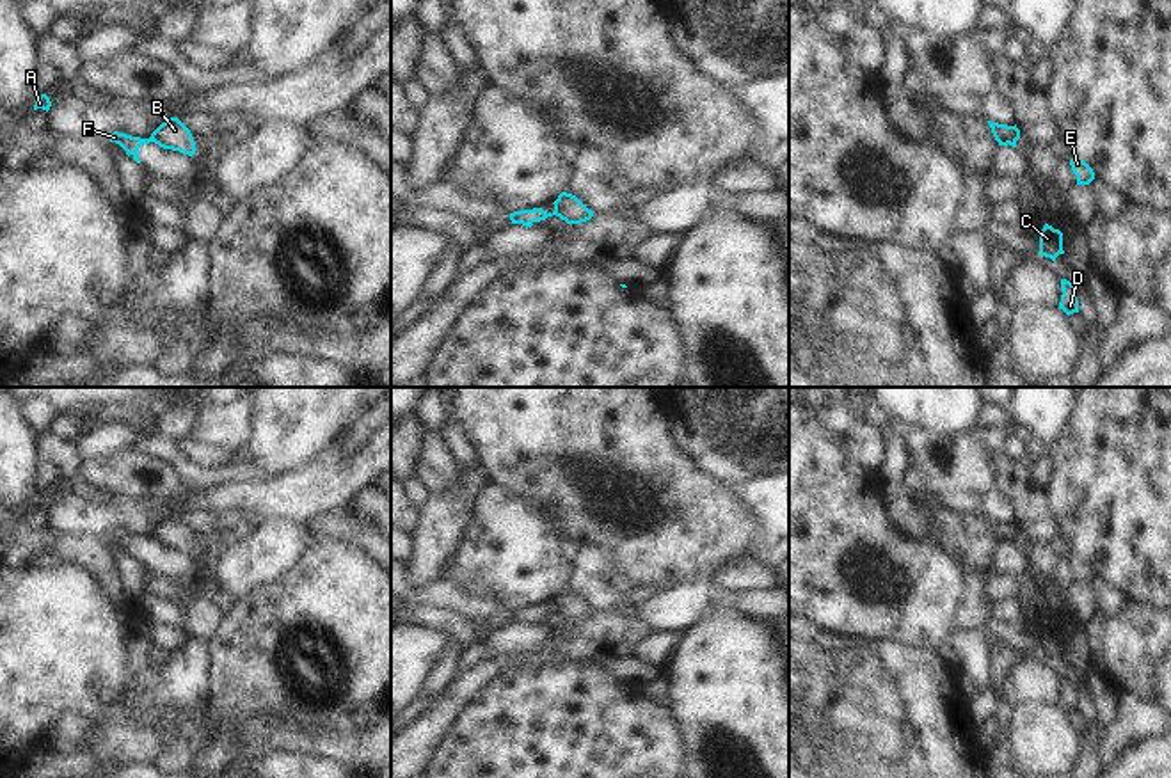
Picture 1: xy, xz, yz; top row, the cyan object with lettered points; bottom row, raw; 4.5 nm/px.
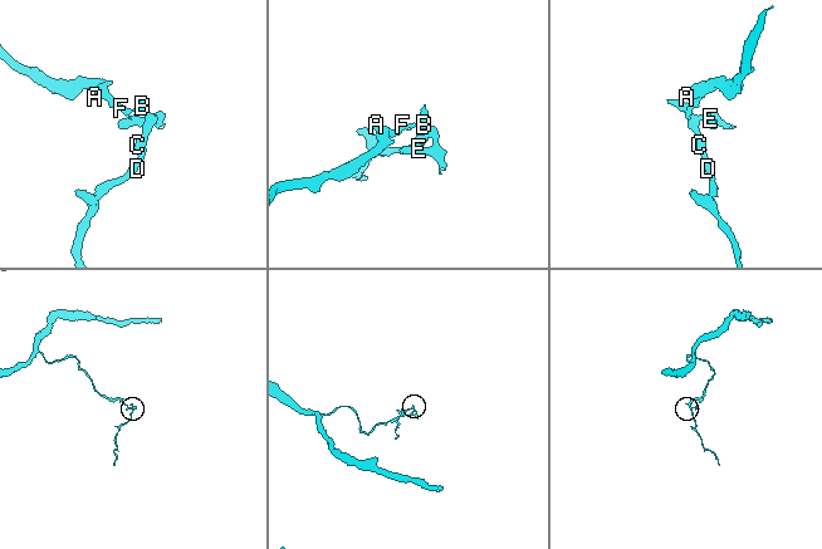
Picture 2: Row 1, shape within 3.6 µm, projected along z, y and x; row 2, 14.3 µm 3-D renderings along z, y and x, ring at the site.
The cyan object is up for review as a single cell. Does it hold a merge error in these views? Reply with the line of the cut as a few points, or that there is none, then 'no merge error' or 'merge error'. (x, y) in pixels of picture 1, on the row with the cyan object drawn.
cut xy (150, 137), (153, 141); merge error

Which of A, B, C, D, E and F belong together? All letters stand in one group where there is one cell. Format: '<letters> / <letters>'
A F / B C D E

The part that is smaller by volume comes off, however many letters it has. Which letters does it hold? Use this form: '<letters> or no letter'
B, C, D, E

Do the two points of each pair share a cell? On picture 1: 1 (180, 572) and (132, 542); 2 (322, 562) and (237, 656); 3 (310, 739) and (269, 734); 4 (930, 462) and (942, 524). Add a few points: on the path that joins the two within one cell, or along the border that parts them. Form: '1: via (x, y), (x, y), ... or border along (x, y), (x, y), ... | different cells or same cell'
1: via (167, 562), (155, 558), (144, 549) | same cell
2: via (304, 585), (260, 633) | same cell
3: via (299, 739), (279, 736) | same cell
4: border along (939, 505), (960, 514), (979, 516) | different cells

